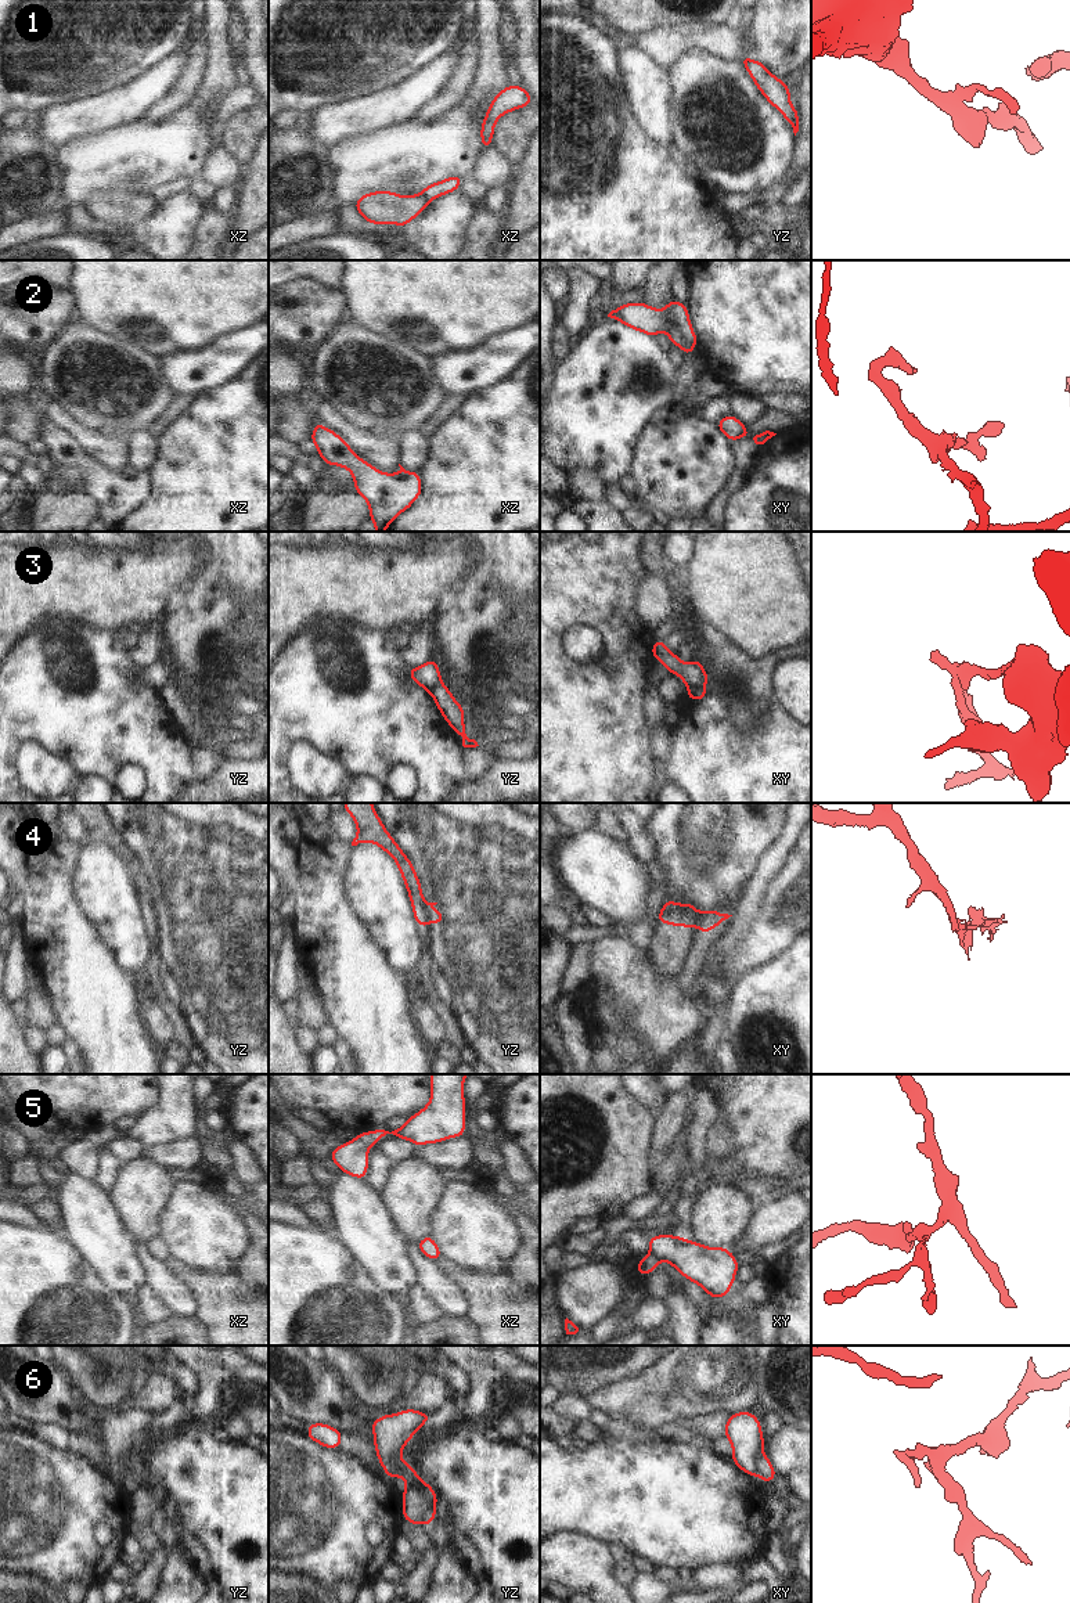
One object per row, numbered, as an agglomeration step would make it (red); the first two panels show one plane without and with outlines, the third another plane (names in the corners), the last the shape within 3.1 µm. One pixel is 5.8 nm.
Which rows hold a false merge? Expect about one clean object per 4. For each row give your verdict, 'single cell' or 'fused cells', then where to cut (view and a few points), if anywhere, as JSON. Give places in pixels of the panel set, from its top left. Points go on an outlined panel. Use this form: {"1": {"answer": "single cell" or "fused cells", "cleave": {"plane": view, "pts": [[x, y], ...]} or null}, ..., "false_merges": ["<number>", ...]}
{"1": {"answer": "fused cells", "cleave": {"plane": "xz", "pts": [[420, 194], [428, 201]]}}, "2": {"answer": "fused cells", "cleave": {"plane": "xy", "pts": [[666, 327], [673, 323], [683, 341], [694, 348]]}}, "3": {"answer": "fused cells", "cleave": {"plane": "xy", "pts": [[688, 687], [696, 687], [705, 692]]}}, "4": {"answer": "fused cells", "cleave": {"plane": "xy", "pts": [[687, 901], [701, 918], [699, 925]]}}, "5": {"answer": "fused cells", "cleave": {"plane": "xy", "pts": [[649, 1254], [656, 1264]]}}, "6": {"answer": "fused cells", "cleave": {"plane": "yz", "pts": [[377, 1454], [391, 1465], [395, 1477]]}}, "false_merges": ["1", "2", "3", "4", "5", "6"]}

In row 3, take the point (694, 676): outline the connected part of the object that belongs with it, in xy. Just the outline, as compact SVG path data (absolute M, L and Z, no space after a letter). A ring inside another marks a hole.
M656 638L651 653L670 674L677 674L687 688L698 688L706 692L709 676L698 658L692 662L684 663L678 659L678 653L670 652L666 644Z

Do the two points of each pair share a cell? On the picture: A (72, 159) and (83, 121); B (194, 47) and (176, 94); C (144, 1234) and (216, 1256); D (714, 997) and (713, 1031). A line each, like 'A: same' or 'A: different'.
A: different
B: same
C: different
D: same

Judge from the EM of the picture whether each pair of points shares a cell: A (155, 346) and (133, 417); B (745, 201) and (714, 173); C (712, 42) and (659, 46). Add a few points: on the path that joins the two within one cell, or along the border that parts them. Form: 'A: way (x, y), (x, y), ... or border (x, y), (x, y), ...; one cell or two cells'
A: border (122, 341), (146, 348), (159, 357); two cells
B: border (768, 187), (756, 193), (731, 193), (727, 195); two cells
C: way (699, 40), (672, 42); one cell

